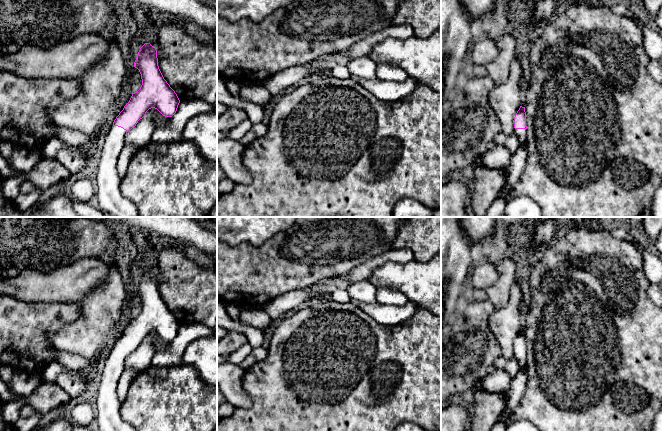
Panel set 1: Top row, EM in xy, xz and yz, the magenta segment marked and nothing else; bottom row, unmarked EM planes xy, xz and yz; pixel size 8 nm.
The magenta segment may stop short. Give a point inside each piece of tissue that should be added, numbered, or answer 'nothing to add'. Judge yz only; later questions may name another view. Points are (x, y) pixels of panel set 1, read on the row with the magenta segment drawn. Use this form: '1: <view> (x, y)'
1: yz (520, 133)

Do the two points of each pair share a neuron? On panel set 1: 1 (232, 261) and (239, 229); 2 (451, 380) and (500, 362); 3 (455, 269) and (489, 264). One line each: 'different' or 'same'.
1: different
2: different
3: different

